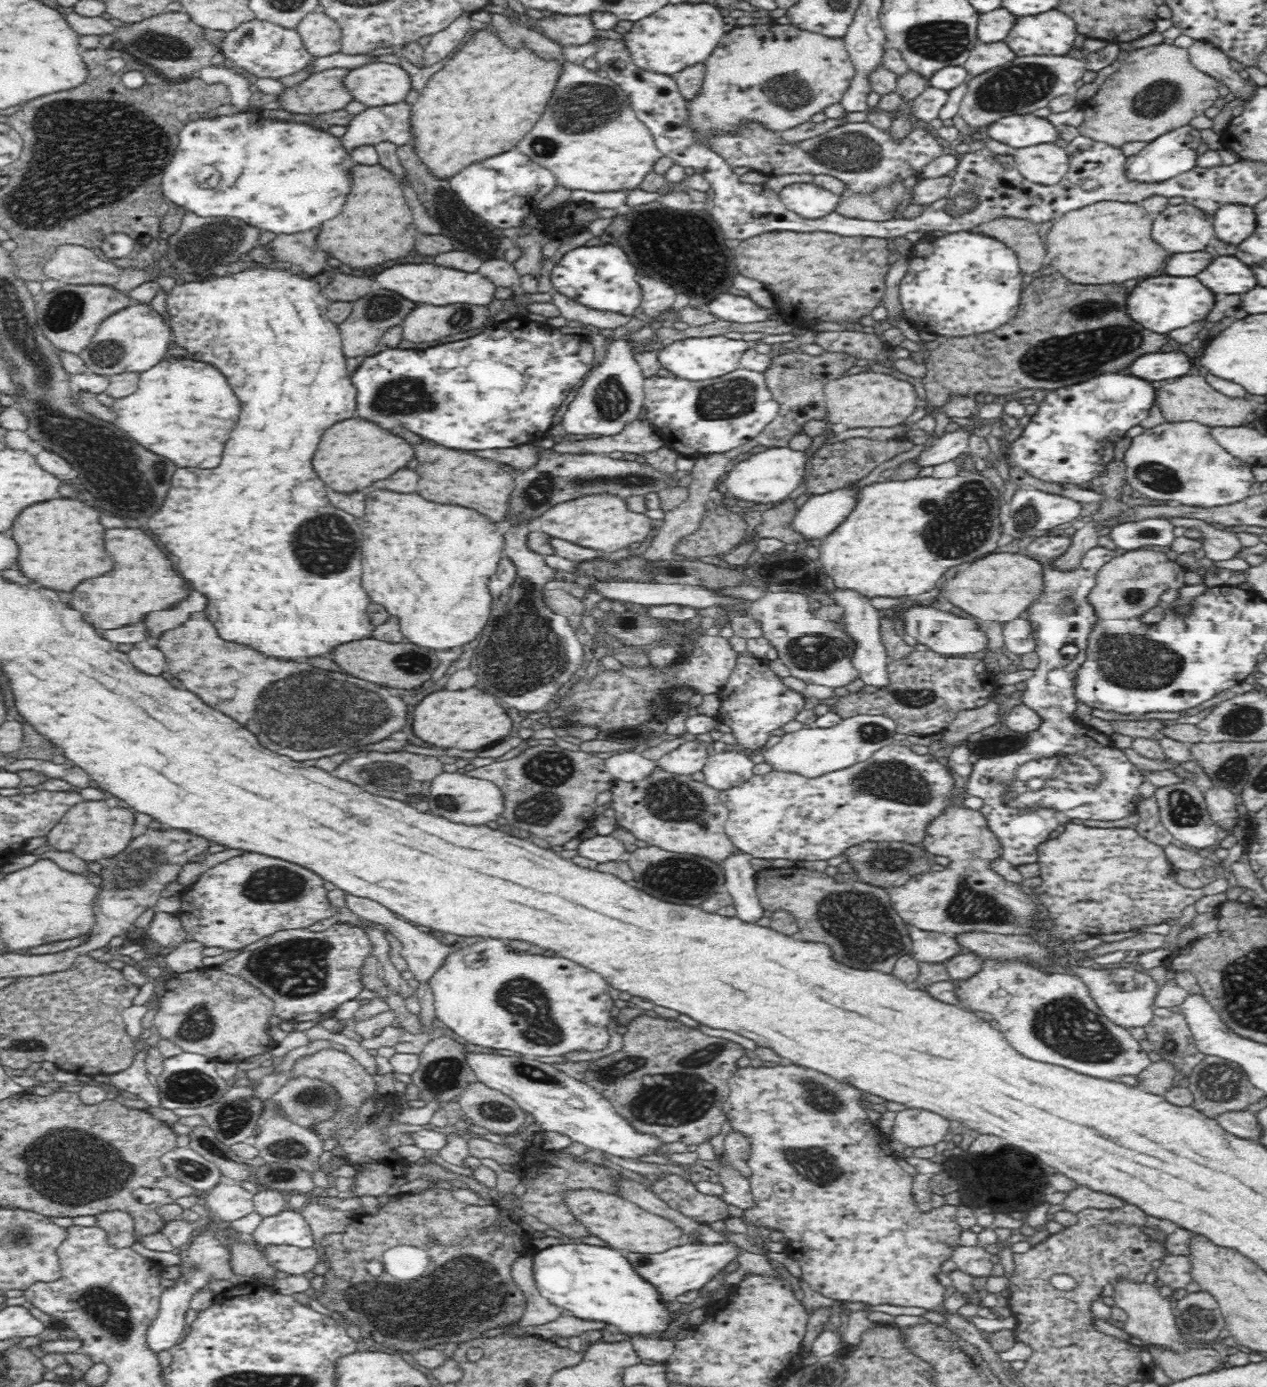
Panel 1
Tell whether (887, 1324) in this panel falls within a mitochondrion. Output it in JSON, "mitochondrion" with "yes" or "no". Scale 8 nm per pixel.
{"mitochondrion":"no"}

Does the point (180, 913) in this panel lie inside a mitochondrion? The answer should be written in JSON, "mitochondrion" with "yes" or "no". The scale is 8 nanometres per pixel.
{"mitochondrion":"no"}

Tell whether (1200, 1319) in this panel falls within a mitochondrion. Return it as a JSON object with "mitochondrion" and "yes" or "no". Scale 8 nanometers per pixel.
{"mitochondrion":"yes"}

